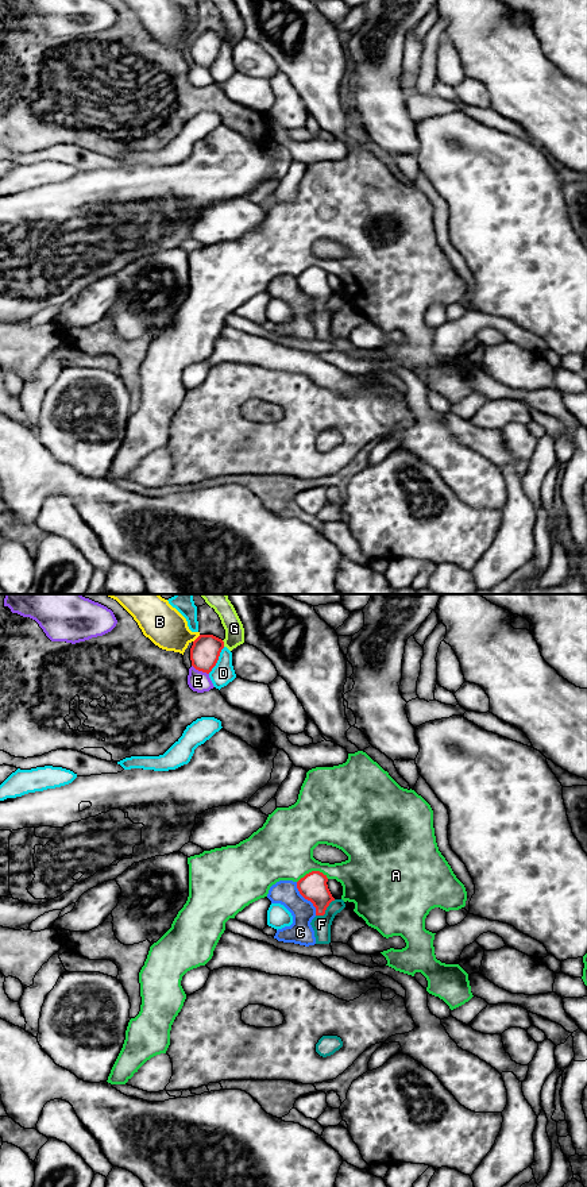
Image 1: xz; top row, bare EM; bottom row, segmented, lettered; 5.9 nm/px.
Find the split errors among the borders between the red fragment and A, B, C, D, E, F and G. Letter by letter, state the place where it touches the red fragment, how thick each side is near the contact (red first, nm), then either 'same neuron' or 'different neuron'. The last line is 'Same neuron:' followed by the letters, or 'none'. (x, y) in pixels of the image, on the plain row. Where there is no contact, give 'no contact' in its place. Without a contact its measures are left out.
A: xz (312, 266) | 160/360 nm | different neuron
B: xz (196, 34) | 180/240 nm | different neuron
C: xz (306, 293) | 160/140 nm | different neuron
D: xz (217, 54) | 180/140 nm | different neuron
E: xz (200, 65) | 180/120 nm | different neuron
F: xz (325, 304) | 160/110 nm | different neuron
G: xz (223, 38) | 180/110 nm | different neuron
Same neuron: none

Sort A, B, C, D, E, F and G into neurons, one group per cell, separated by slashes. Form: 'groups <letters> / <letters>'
groups A / B / C / D / E / F / G

